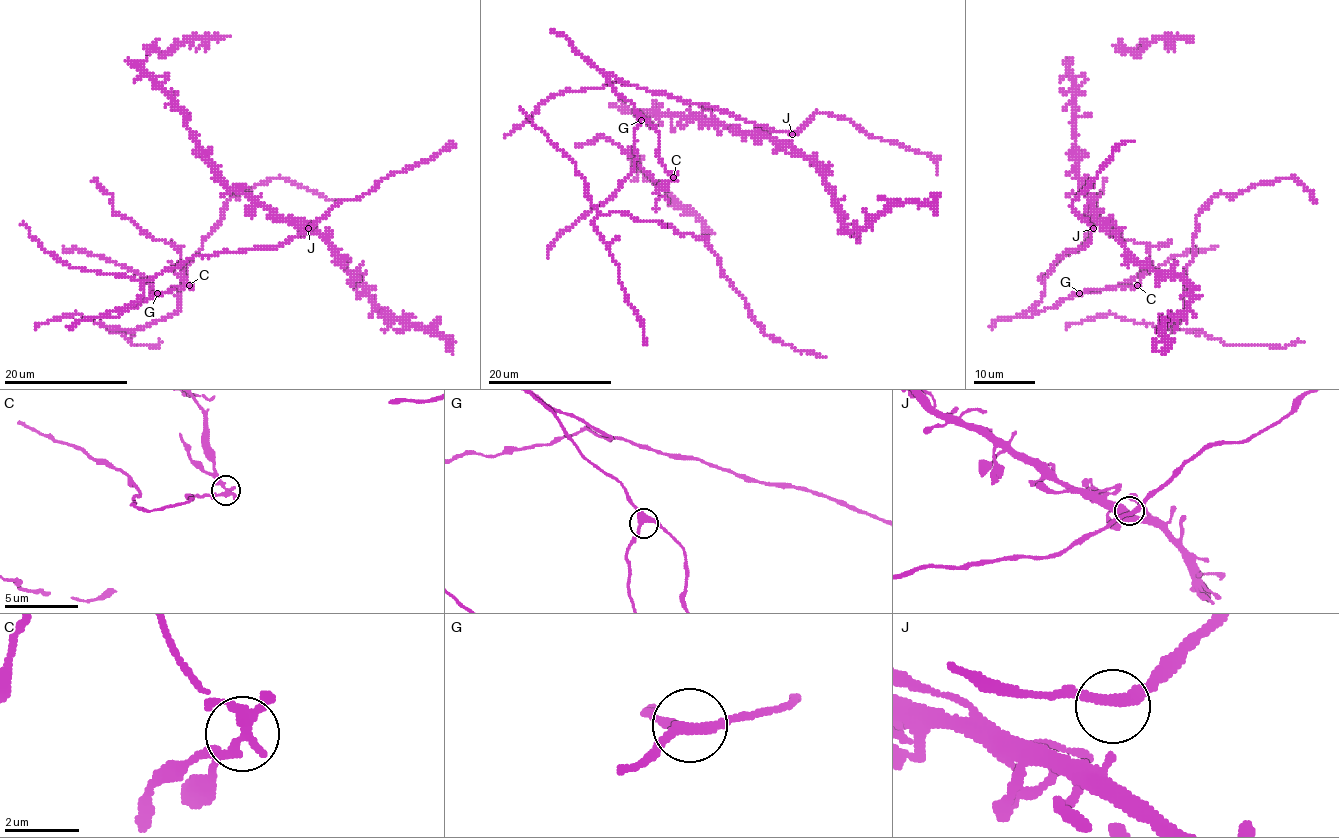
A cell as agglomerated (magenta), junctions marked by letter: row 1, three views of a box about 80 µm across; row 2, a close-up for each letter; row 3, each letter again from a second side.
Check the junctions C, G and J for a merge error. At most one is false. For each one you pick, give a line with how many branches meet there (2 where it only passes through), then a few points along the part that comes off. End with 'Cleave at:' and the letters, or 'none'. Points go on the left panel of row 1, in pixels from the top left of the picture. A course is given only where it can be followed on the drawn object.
C: Branches: 3. Course of the part to remove: (189, 285), (181, 271), (178, 250), (171, 242), (143, 233), (112, 208), (112, 196), (90, 180)
Cleave at: C

